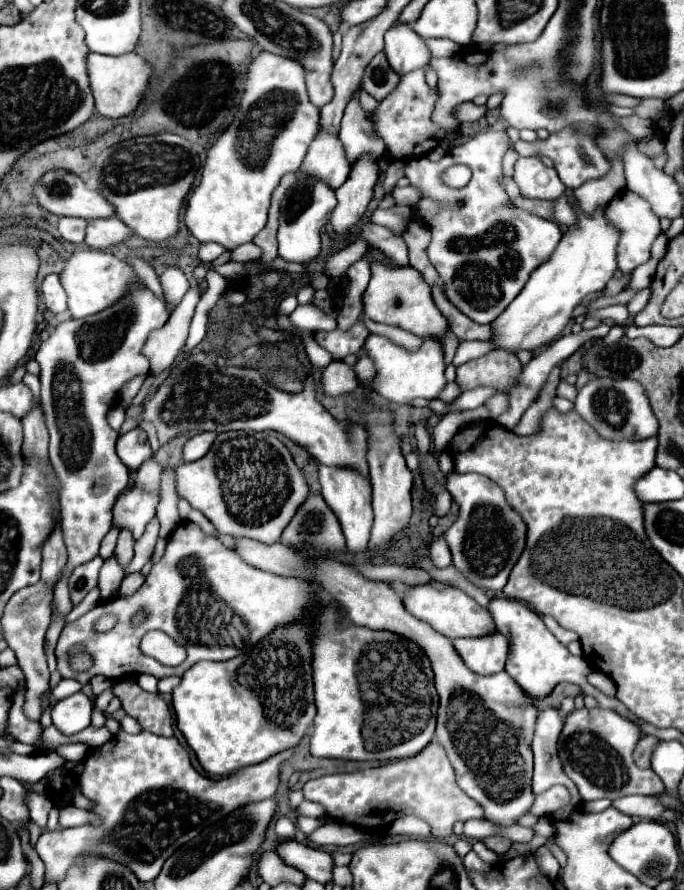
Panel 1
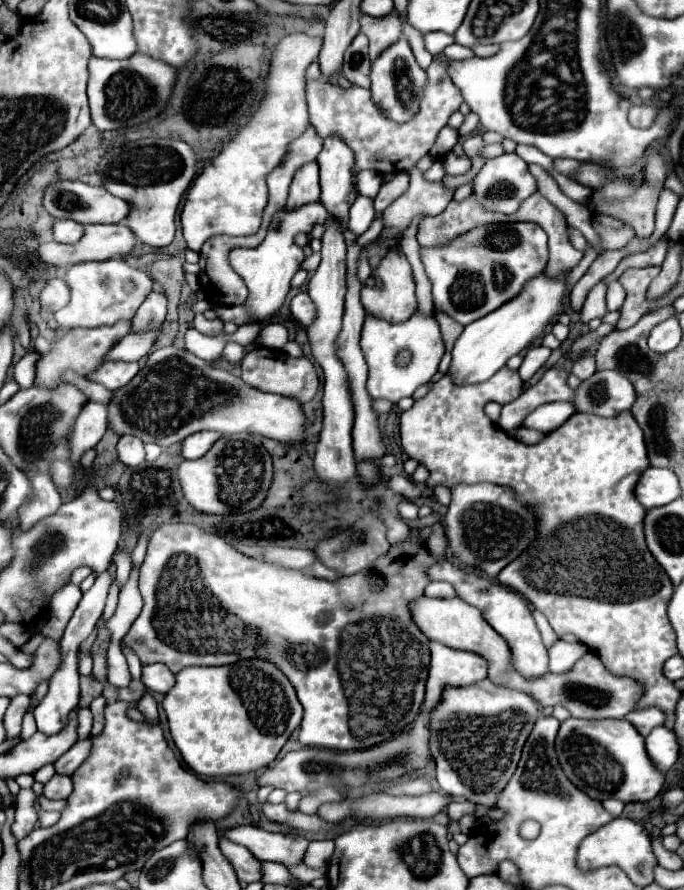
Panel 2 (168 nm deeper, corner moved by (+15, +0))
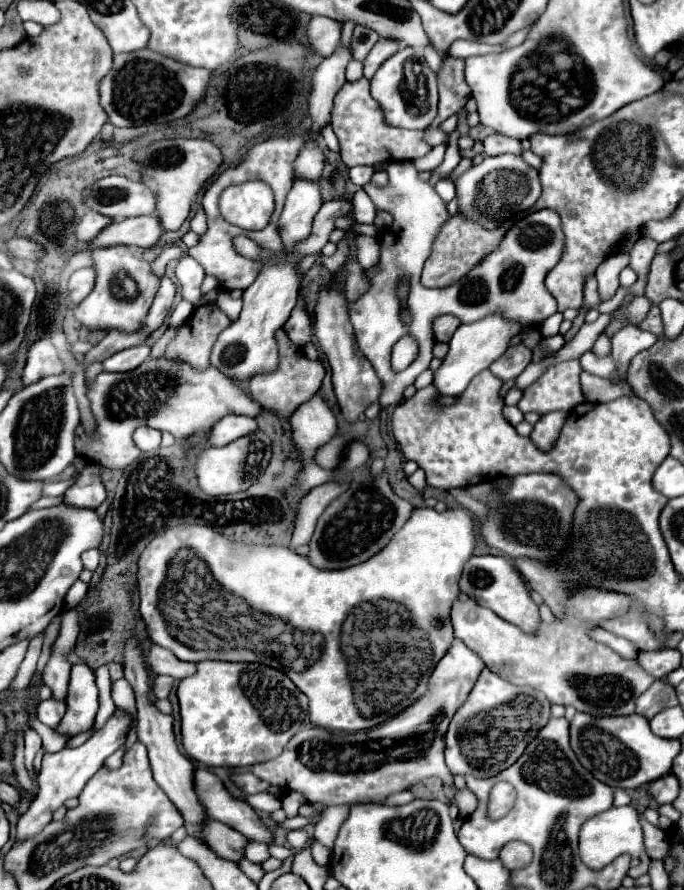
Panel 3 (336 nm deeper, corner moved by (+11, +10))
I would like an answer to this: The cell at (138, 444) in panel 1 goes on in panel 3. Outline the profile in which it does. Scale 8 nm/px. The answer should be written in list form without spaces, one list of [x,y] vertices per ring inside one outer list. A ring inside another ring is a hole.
[[[139,426],[133,434],[133,440],[141,452],[149,452],[161,444],[161,432],[153,430],[149,426]]]

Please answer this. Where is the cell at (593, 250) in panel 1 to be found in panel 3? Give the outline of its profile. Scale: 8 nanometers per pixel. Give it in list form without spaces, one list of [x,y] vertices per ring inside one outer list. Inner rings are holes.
[[[491,312],[489,316],[471,322],[471,324],[461,324],[457,332],[451,338],[449,352],[441,364],[441,368],[435,372],[433,384],[437,384],[437,390],[441,396],[459,396],[467,384],[485,368],[489,368],[497,358],[503,356],[503,352],[509,348],[513,336],[517,336],[523,330],[517,320],[505,320],[501,312]]]

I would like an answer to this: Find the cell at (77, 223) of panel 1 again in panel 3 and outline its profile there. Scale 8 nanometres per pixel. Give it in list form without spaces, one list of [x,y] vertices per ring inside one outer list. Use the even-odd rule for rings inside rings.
[[[87,212],[79,222],[77,222],[77,240],[79,242],[89,242],[91,238],[95,238],[107,224],[111,224],[113,220],[107,216],[101,216],[97,212]]]

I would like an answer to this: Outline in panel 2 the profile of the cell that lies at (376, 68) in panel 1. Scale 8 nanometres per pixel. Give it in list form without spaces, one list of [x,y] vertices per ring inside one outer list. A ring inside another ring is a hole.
[[[357,34],[351,42],[351,46],[345,52],[345,64],[343,64],[343,76],[361,88],[369,88],[369,72],[371,72],[371,60],[367,56],[369,40],[365,34]]]

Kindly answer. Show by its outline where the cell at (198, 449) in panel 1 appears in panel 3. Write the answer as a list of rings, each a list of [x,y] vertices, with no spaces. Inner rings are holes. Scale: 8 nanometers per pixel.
[[[233,414],[233,416],[225,416],[217,424],[213,424],[213,428],[207,434],[207,442],[209,442],[209,446],[225,446],[231,440],[237,440],[255,430],[257,430],[257,422],[253,418]]]

